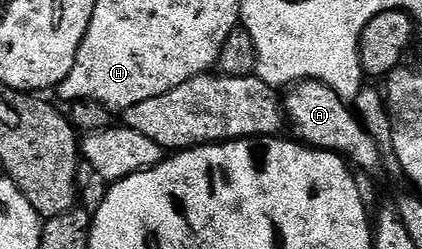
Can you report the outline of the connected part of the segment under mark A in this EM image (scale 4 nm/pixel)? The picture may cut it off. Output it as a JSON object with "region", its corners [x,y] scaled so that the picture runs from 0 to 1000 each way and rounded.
{"region":[[[713,321],[680,378],[675,482],[716,574],[739,594],[765,594],[775,610],[801,610],[806,627],[827,635],[841,675],[860,675],[882,699],[900,687],[905,635],[893,574],[860,514],[848,462],[834,438],[832,450],[822,438],[829,434],[825,406],[810,402],[756,321]]]}

